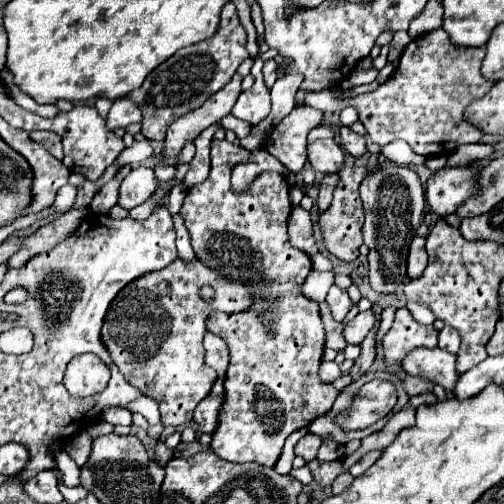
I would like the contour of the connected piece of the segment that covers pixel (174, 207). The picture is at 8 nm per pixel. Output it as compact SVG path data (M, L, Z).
M179 184L172 188L172 190L169 193L169 204L168 204L168 210L172 217L174 217L177 213L179 213L183 200L186 196L188 188L183 184Z

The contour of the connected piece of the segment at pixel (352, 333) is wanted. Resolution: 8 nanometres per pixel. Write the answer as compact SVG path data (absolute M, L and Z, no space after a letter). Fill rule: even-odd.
M370 308L366 312L360 312L354 320L350 320L346 326L344 326L344 338L346 342L350 344L360 344L364 340L364 336L372 330L372 326L376 324L378 316L376 312Z

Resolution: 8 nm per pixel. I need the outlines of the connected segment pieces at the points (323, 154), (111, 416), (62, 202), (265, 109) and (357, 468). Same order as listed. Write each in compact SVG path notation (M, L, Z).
M316 140L308 144L308 162L322 174L336 174L344 166L344 152L336 140Z
M108 406L102 410L102 420L110 422L110 424L122 424L122 426L130 426L132 424L132 414L126 408L114 408Z
M66 184L58 190L58 196L54 200L54 212L60 212L60 210L66 210L74 204L74 198L76 198L76 188Z
M254 58L254 66L250 73L254 76L254 86L246 92L240 94L238 102L232 108L232 114L236 118L242 118L256 126L262 118L268 116L270 112L270 90L264 86L262 80L262 67L264 62L260 58Z
M374 450L374 452L368 452L362 460L358 460L352 468L350 468L350 474L352 476L362 476L378 458L380 458L380 454L382 454L382 450Z

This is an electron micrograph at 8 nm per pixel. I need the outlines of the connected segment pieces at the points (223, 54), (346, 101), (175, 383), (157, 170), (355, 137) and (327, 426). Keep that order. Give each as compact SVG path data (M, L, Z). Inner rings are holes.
M228 2L222 8L222 20L216 30L216 34L210 40L202 40L198 44L180 48L172 58L168 58L164 64L154 68L144 84L136 90L132 90L126 98L136 102L142 110L142 134L148 140L162 142L166 136L166 128L178 118L184 116L196 108L200 108L212 94L216 94L222 86L226 86L236 68L242 60L248 58L246 52L246 30L240 24L236 6Z
M438 28L414 38L404 48L398 68L378 90L350 98L342 98L334 90L322 90L308 94L306 104L322 112L338 112L346 106L354 106L360 122L368 130L370 140L378 146L386 146L392 140L402 138L416 154L450 154L458 146L478 142L486 136L484 130L464 118L464 110L472 104L472 100L488 94L488 90L494 86L494 82L488 82L480 74L482 60L484 48L460 50L458 46L452 46L448 34Z
M176 258L172 264L168 264L164 270L148 272L136 280L132 280L128 286L124 286L116 298L112 300L104 326L102 326L102 342L108 348L114 364L120 368L124 378L140 388L146 396L154 398L160 406L162 424L164 426L178 426L192 420L192 412L198 406L200 400L204 400L216 380L216 370L212 370L204 362L204 346L202 338L206 334L206 314L212 310L228 310L228 312L240 312L250 306L250 292L242 284L234 284L222 276L218 276L212 268L204 266L198 258L192 262L184 262ZM202 286L210 286L214 290L214 298L206 300L202 298L200 290Z
M158 163L154 167L154 173L156 178L160 182L168 181L172 178L174 178L176 174L176 167L175 166L166 166L166 164Z
M342 126L340 128L340 144L344 146L344 150L348 152L348 154L352 154L354 158L360 158L360 156L364 156L366 154L366 140L364 140L364 136L360 136L360 134L356 134L354 130L350 130L348 126Z
M343 393L338 395L330 412L322 414L321 417L316 418L316 420L308 426L310 432L318 434L320 438L326 438L326 432L328 432L334 440L338 440L340 444L346 444L346 442L350 442L350 440L354 440L354 438L360 438L360 440L362 440L364 436L368 436L368 434L372 434L372 432L376 432L376 430L380 430L380 428L384 426L384 420L380 420L380 424L368 426L368 428L364 428L364 430L352 430L352 432L342 430L342 428L336 424L336 416L338 416L339 412L347 408L347 400L343 395ZM339 396L341 396L340 408L342 408L342 410L339 409L338 406Z

